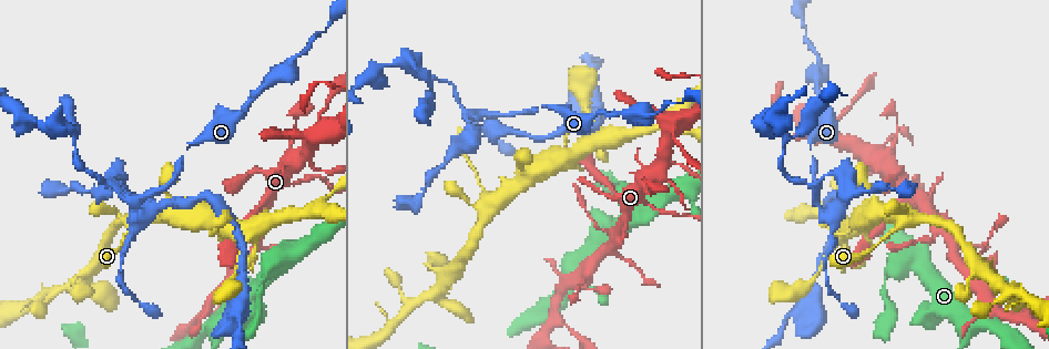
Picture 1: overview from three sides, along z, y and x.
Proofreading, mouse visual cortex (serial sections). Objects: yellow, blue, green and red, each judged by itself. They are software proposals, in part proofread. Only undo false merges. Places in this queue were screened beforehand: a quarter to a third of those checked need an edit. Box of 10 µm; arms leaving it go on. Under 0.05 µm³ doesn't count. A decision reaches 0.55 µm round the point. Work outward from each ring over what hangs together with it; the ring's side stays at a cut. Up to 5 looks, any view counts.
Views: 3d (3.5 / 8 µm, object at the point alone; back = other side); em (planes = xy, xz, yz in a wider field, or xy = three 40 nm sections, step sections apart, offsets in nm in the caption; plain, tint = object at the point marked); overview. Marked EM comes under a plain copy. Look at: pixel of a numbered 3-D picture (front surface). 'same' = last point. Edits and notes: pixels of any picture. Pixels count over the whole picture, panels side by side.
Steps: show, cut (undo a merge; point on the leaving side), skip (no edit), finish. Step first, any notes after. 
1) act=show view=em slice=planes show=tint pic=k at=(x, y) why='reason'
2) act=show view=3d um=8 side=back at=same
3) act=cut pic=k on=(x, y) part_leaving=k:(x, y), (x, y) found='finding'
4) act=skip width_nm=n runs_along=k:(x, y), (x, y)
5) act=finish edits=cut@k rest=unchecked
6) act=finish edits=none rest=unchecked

act=show view=3d um=3.5 pic=1 at=(548, 107)

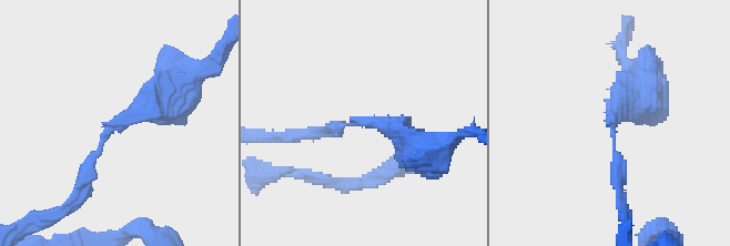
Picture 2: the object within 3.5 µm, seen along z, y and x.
act=show view=em slice=xy step=3 show=tint pic=2 at=(112, 128) arm_widths_nm=200,400

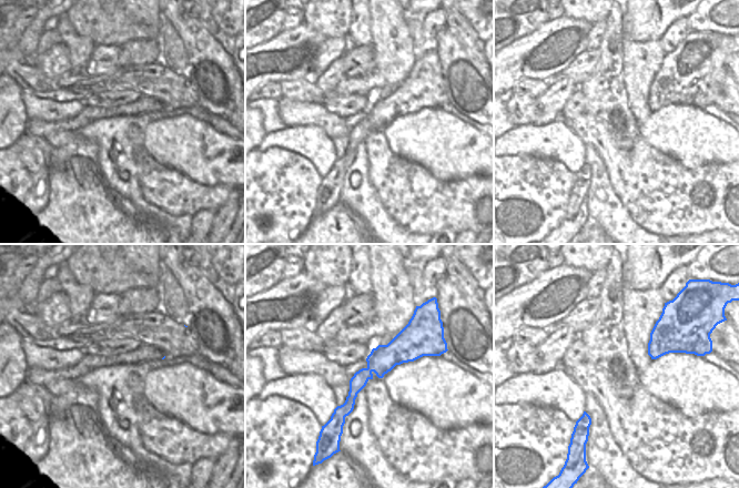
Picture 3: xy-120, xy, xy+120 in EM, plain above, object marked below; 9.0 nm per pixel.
act=skip runs_along=2:(168, 102), (112, 125), (79, 193) found='one cell here'

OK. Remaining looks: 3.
act=show view=3d um=3.5 pic=1 at=(495, 114) why='abrupt turn'

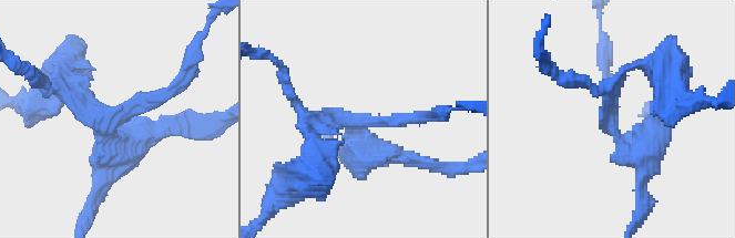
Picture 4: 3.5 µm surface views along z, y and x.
act=show view=em slice=xy step=2 show=tint pic=4 at=(610, 115) why='now the EM'

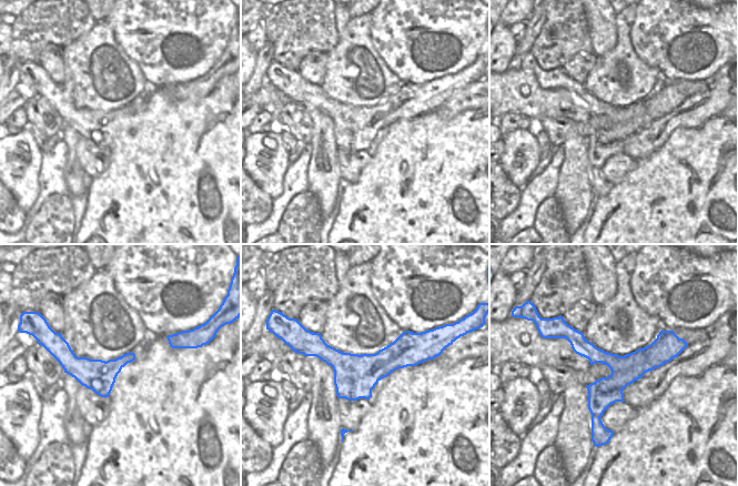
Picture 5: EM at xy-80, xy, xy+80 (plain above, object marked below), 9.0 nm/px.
act=show view=em slice=xy step=1 show=tint at=same why='another direction'

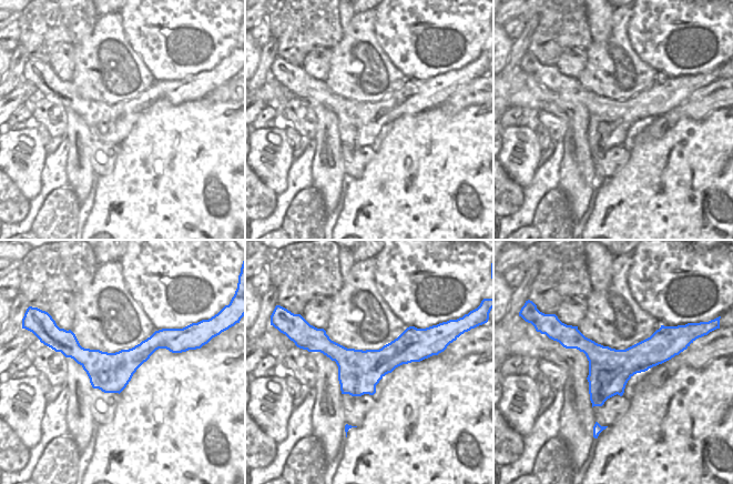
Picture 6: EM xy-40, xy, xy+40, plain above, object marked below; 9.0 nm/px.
act=skip runs_along=4:(427, 117), (307, 117), (297, 109) found='continuous, no second cell'

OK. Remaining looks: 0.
act=finish edits=none rest=unchecked

